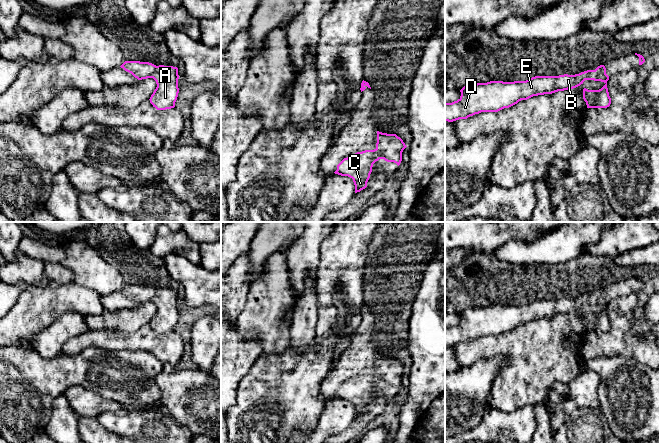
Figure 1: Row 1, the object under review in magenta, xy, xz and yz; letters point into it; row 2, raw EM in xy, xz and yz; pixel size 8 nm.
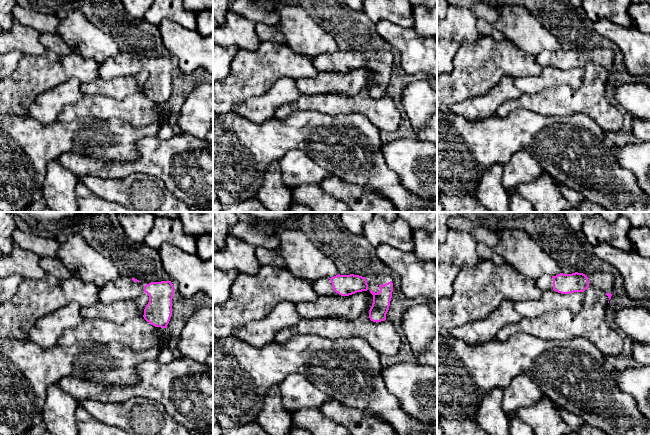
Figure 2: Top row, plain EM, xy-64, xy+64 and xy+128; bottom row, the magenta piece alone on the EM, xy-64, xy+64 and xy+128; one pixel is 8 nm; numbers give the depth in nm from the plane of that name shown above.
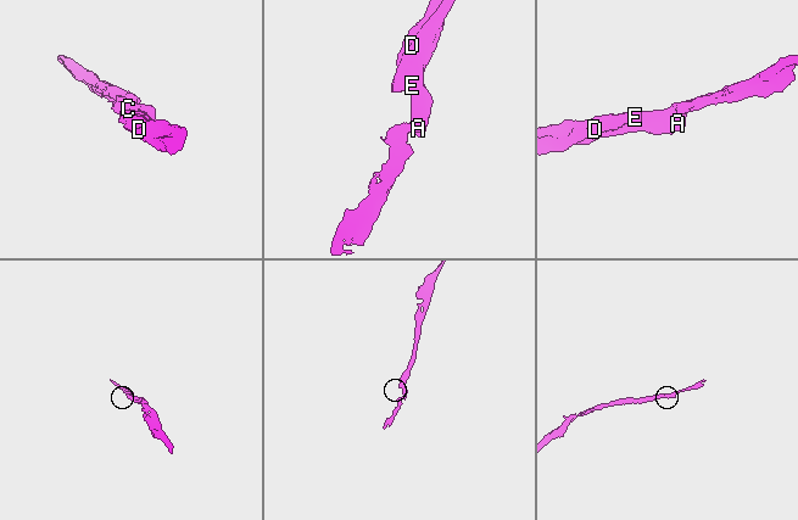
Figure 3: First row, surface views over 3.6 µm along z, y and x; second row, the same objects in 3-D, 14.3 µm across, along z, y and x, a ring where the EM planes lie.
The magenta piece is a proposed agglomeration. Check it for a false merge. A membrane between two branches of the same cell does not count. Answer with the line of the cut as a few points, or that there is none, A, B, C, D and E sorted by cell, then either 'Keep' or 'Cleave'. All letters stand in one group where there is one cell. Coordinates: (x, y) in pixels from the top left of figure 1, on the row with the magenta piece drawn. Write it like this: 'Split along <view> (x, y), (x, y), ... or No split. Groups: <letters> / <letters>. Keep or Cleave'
No split. Groups: A B C D E. Keep

